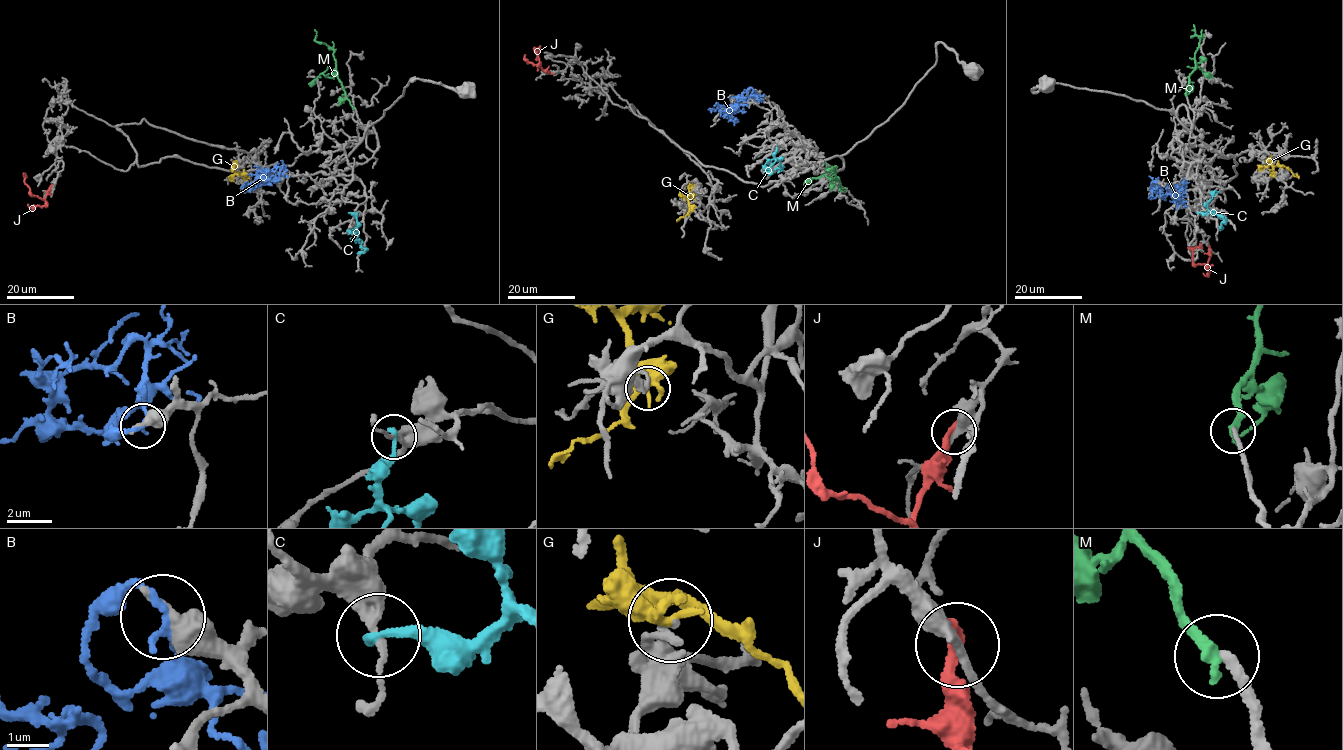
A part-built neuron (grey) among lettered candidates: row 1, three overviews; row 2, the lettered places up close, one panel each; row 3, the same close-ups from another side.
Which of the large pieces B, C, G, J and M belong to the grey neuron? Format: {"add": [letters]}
{"add": ["M"]}

